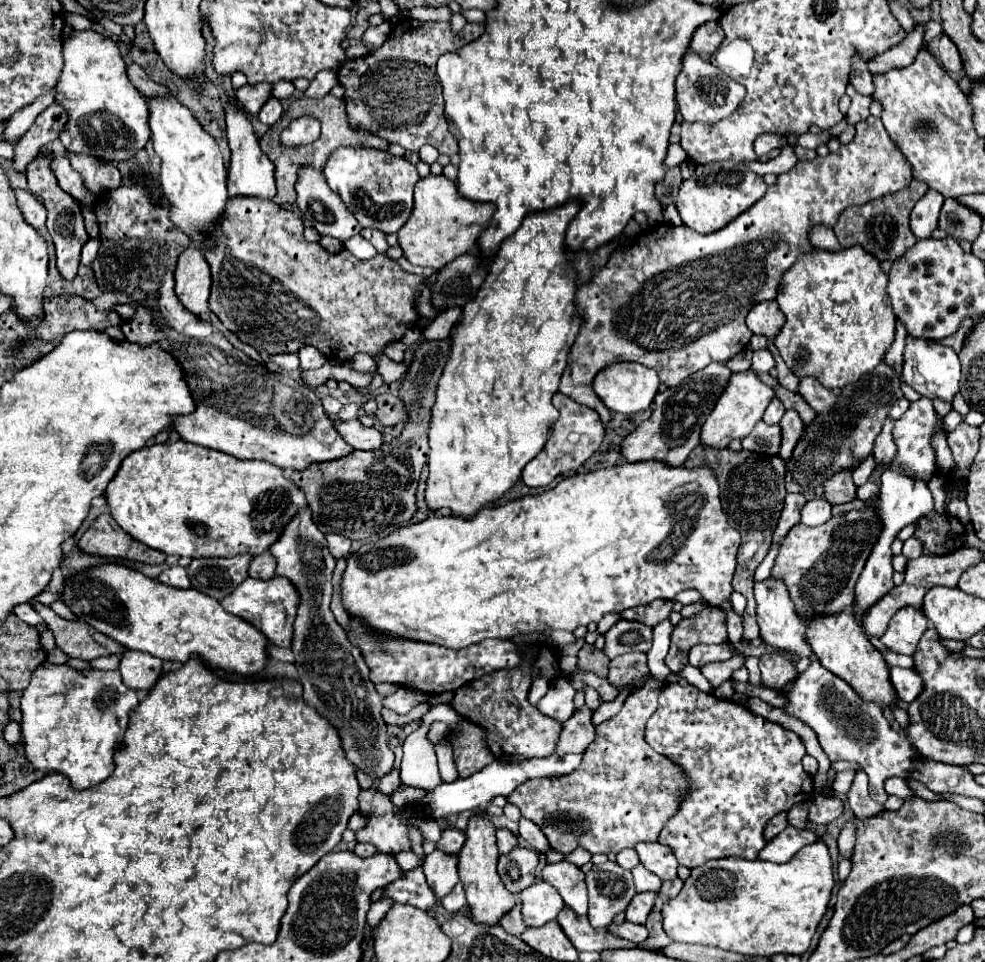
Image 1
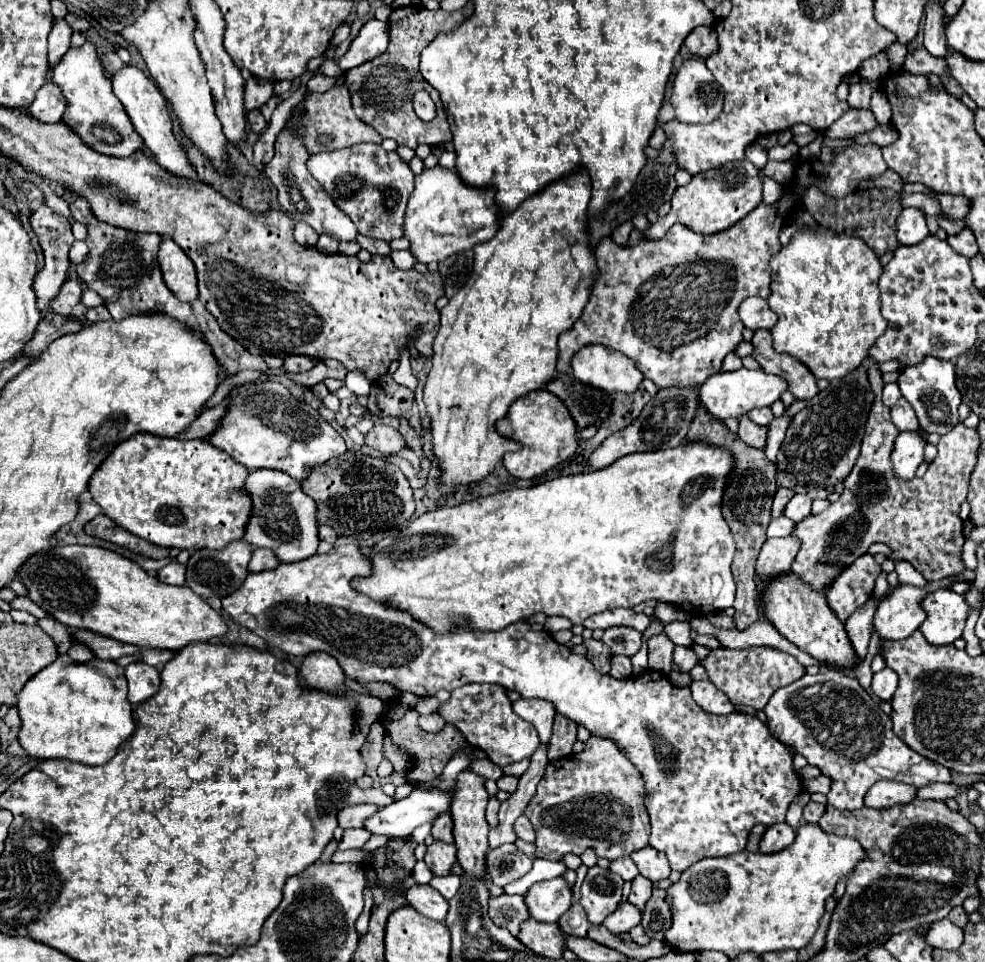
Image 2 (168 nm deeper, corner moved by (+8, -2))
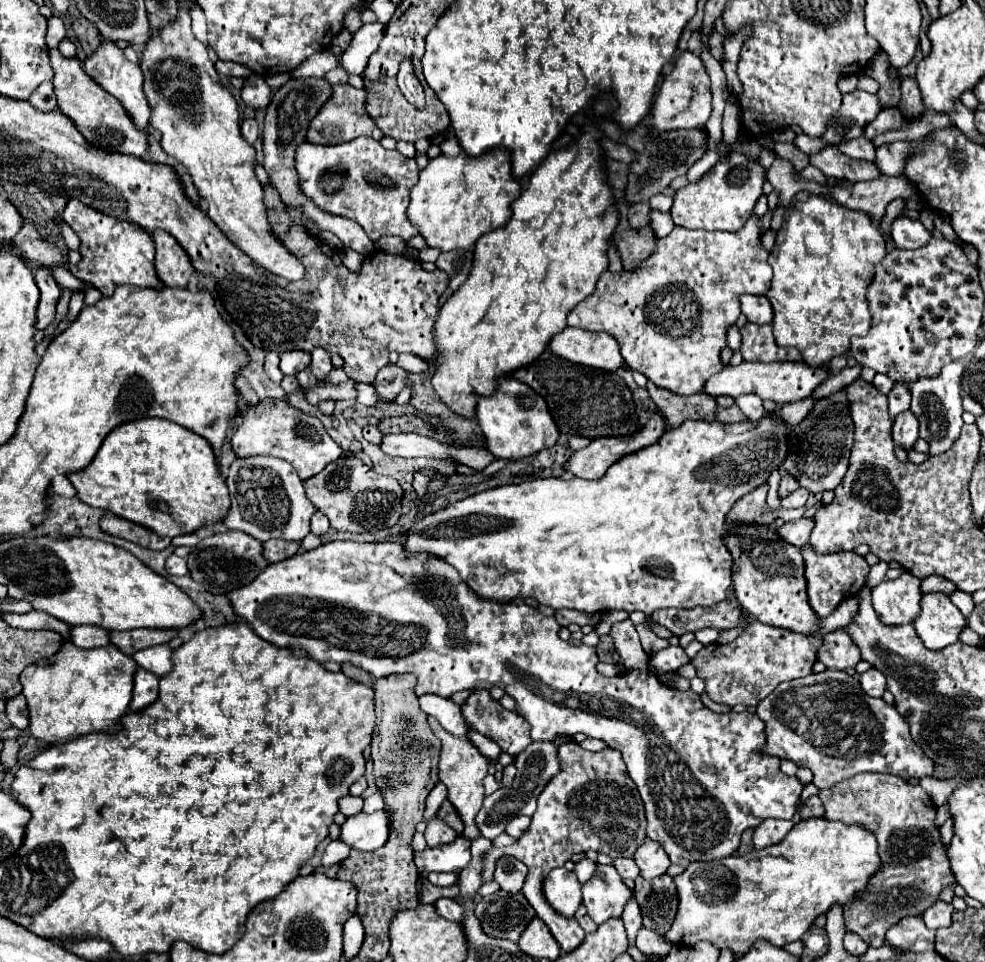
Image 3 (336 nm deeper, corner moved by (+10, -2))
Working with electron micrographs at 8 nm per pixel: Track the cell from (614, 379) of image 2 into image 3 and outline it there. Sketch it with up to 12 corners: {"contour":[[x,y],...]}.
{"contour":[[567,326],[549,350],[573,364],[617,372],[613,336]]}

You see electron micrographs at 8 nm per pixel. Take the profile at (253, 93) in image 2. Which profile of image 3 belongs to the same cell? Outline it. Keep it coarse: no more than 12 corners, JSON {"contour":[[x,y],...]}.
{"contour":[[261,76],[245,78],[241,98],[249,108],[265,108],[271,88]]}

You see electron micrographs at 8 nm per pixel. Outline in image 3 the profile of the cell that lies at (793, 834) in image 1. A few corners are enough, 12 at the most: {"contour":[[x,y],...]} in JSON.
{"contour":[[765,820],[755,828],[759,850],[779,844],[793,828],[791,820]]}

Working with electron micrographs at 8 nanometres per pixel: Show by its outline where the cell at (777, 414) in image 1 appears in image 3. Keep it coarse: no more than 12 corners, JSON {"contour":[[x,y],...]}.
{"contour":[[755,394],[737,398],[737,406],[753,422],[767,416]]}

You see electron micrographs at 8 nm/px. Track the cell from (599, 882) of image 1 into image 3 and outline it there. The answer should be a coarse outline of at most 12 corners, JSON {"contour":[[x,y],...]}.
{"contour":[[597,864],[581,890],[597,924],[621,916],[633,892],[615,866]]}

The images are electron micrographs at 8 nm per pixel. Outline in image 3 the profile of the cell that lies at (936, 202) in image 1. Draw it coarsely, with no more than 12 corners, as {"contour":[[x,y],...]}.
{"contour":[[919,220],[893,222],[897,248],[921,248],[931,234]]}

